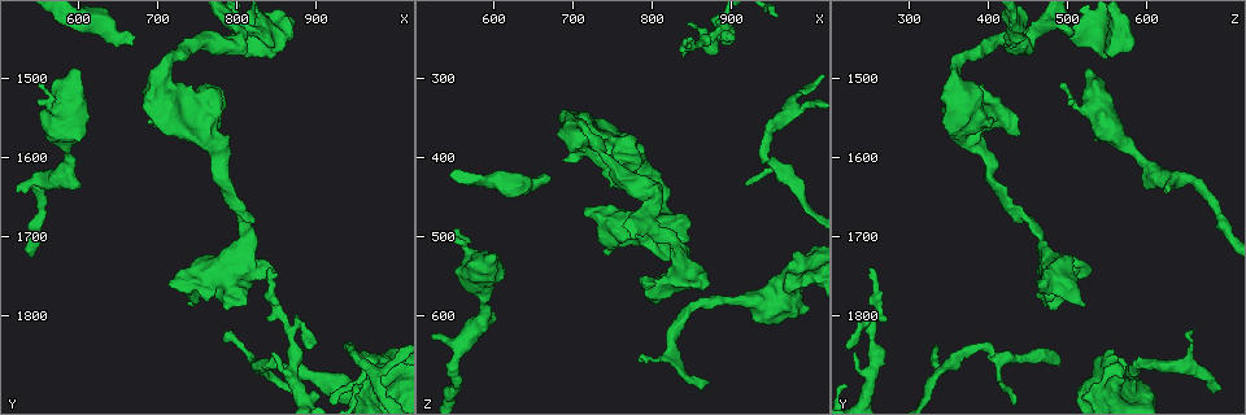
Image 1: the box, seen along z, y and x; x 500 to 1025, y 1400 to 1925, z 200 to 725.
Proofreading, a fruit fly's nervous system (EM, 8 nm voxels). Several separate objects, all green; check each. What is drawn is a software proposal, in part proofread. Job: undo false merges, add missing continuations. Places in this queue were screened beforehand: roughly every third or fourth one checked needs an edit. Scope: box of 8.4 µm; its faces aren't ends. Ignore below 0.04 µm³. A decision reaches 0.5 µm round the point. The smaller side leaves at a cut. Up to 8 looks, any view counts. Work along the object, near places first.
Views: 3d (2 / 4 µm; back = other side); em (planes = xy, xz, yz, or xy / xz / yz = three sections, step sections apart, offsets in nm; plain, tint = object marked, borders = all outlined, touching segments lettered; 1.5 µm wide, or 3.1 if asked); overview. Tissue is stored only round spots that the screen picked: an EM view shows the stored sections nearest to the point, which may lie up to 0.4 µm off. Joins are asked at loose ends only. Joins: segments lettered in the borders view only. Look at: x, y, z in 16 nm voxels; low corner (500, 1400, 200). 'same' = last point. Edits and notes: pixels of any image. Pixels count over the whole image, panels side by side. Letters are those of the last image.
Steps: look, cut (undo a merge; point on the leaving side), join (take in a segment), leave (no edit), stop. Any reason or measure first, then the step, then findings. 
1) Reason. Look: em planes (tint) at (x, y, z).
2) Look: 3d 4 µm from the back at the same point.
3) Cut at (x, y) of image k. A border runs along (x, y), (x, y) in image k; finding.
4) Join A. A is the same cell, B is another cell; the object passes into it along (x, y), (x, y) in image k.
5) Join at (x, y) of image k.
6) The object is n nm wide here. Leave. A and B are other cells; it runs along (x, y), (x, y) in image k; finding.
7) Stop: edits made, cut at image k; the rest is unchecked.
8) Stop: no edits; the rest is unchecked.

Stops while still wide. Look: em yz step 8 (borders) at (815, 1475, 555).

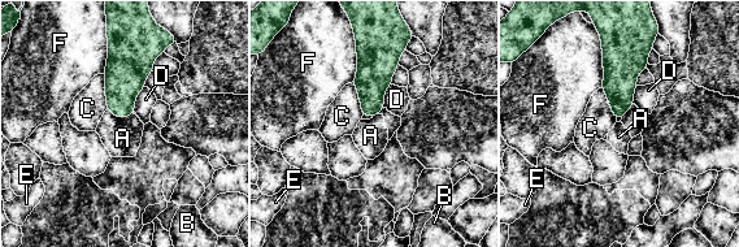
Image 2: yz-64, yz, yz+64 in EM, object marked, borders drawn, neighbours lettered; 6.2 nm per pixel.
Leave. A, B, C, D, E and F are other cells; a border runs along (107, 109), (121, 118), (133, 115) in image 2; no lettered segment goes on from it.

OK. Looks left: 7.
Thin end. Look: 3d 2 µm at (840, 1740, 245).

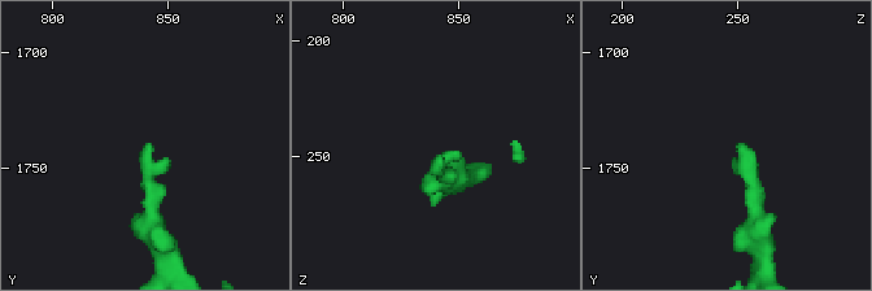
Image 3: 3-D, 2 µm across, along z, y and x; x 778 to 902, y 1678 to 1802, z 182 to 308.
Now the EM. Look: em xz step 4 (tint) at (841, 1739, 250).

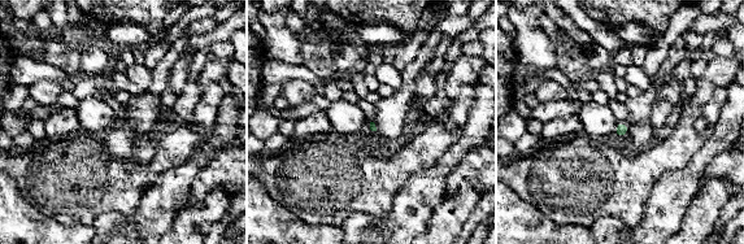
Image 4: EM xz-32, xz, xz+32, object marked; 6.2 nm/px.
Look: em planes (borders) at the same point.

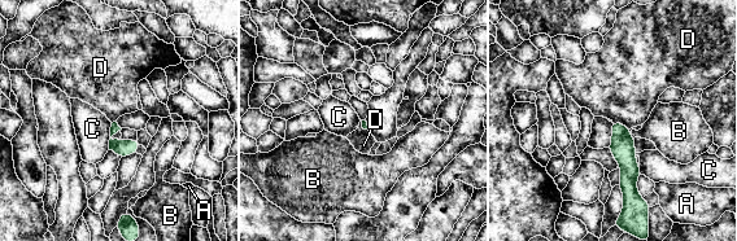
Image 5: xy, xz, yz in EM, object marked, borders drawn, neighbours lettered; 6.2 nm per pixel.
Leave. A, B, C and D are other cells; a border runs along (613, 121), (619, 121), (629, 128) in image 5; no lettered segment goes on from it.

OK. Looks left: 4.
Branch stops here. Look: 3d 4 µm at (670, 1460, 425).

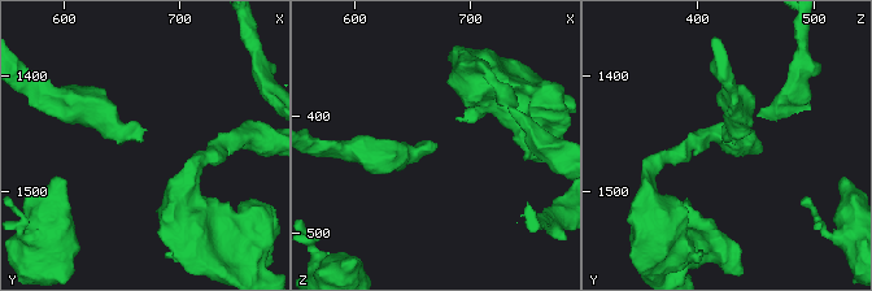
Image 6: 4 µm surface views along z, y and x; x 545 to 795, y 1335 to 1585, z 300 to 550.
Look: em planes (borders) at (670, 1454, 422).

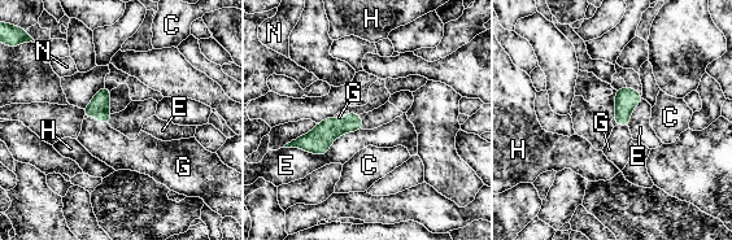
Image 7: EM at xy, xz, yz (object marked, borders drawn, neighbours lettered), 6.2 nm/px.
Join G. G is the same cell, C, E, H and N are other cells; the object passes into it along (99, 107), (99, 121), (109, 145) in image 7; the neuron continues.

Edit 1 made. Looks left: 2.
See it whole again. Look: overview.

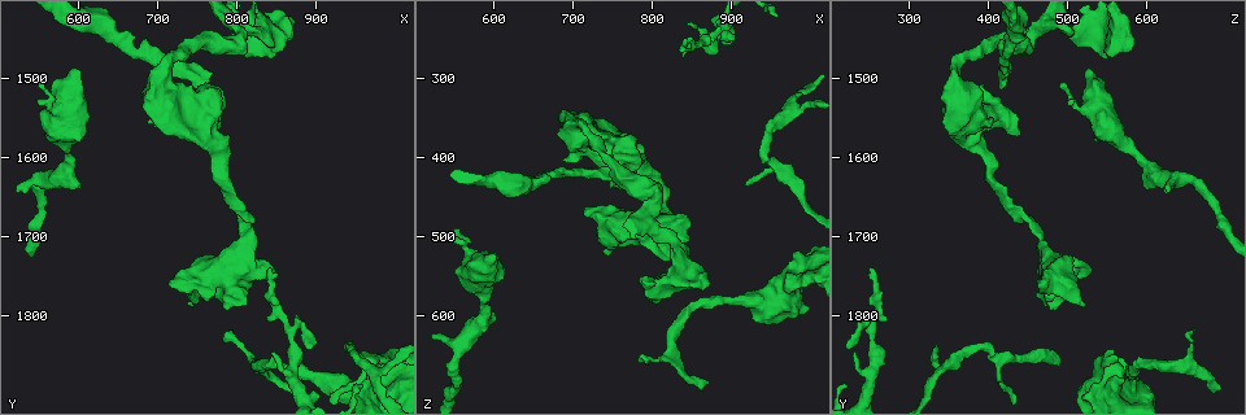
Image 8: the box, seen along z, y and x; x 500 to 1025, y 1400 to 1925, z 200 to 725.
An open end. Look: em planes (borders) at (710, 1760, 465).

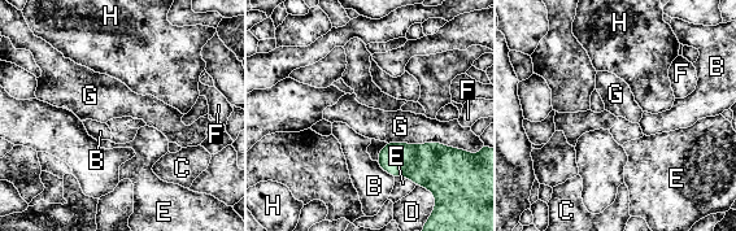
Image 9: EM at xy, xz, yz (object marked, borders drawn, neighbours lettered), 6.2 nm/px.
Leave. B, C, D, E, F, G and H are other cells; a border runs along (387, 143), (380, 149), (377, 161) in image 9; none of them fits.

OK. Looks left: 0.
Stop: edits made, join at image 7; the rest is unchecked.

